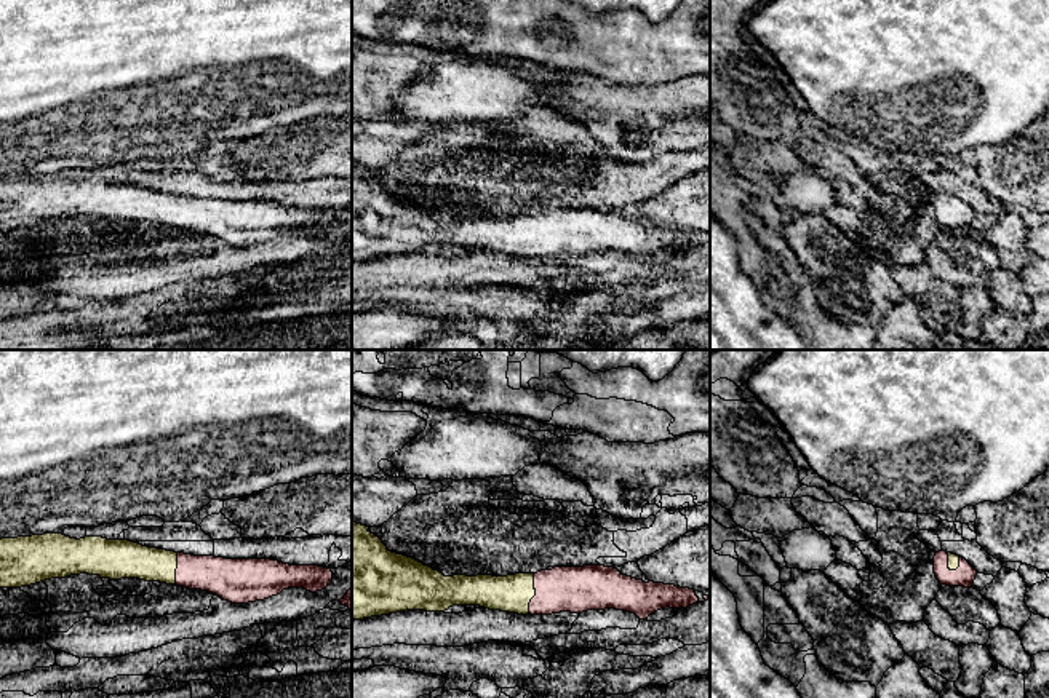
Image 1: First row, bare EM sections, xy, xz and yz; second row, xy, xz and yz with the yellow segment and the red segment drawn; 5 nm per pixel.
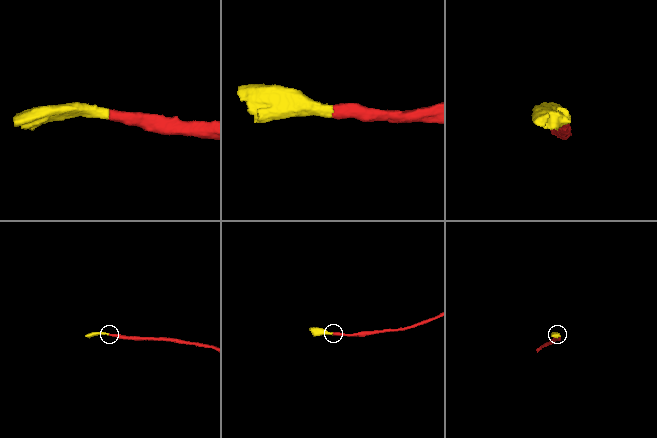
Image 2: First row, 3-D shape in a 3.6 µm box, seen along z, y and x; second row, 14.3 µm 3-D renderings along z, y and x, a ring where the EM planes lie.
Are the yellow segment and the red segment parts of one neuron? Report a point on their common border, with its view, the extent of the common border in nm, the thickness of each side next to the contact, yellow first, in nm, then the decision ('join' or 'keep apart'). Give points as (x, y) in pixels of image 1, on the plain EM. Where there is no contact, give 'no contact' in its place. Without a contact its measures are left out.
xz (534, 235) | 200 nm | 190/240 nm | join

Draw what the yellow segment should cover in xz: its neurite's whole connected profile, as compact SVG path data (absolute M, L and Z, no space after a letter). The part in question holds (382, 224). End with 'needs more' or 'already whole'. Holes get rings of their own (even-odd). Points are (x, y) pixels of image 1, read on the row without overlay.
M352 163L352 262L406 252L445 254L453 248L518 257L616 251L646 262L660 251L686 251L699 243L694 232L644 225L604 208L507 219L445 219L413 200L389 193L368 171Z | needs more

